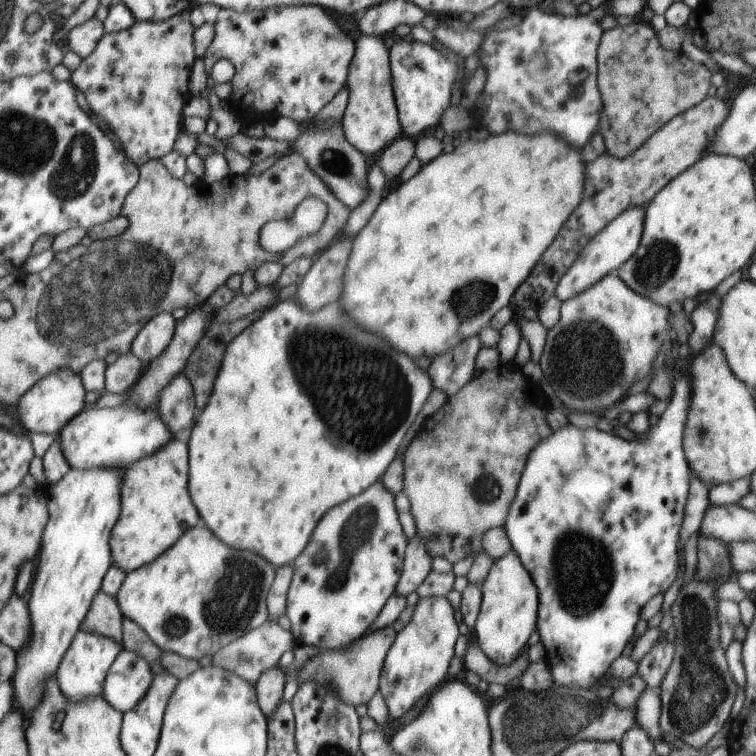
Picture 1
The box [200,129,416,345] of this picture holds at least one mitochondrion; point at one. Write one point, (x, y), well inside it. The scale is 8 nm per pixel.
(333, 161)

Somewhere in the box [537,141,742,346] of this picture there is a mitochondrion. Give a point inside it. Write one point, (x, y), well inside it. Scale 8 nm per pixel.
(659, 261)

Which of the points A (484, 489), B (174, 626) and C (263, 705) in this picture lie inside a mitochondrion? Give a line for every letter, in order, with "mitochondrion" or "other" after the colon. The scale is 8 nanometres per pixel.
A: mitochondrion
B: mitochondrion
C: other

